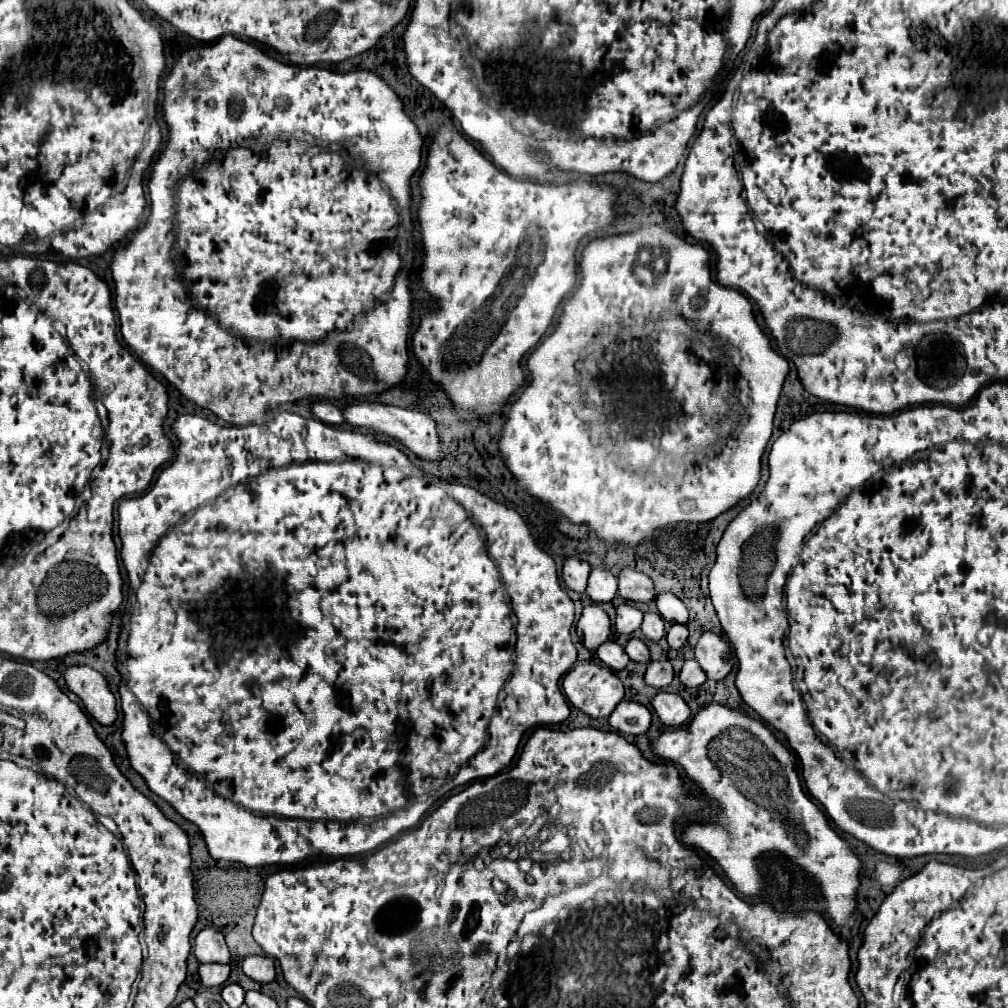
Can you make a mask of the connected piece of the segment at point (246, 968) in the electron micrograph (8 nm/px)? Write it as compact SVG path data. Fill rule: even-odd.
M249 955L241 963L243 973L257 983L271 983L275 979L275 963L265 955Z

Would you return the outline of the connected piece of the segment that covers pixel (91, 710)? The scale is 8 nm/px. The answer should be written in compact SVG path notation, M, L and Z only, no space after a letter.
M69 667L65 671L69 689L81 697L89 715L93 715L101 725L113 725L117 721L117 699L107 683L107 679L91 667Z

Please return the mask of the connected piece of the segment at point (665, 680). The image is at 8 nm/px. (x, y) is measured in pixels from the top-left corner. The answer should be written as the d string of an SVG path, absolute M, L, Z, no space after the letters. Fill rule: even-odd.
M651 661L645 671L645 683L655 689L665 689L673 681L673 667L667 661Z

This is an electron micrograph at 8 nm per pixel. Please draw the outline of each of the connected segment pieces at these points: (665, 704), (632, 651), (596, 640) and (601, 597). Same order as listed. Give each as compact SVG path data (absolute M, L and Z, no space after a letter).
M661 691L653 697L653 709L657 713L657 717L661 719L663 725L667 727L681 727L689 721L691 717L691 709L689 705L681 699L681 695L677 693L667 693Z
M631 639L631 641L627 643L625 651L627 651L629 659L635 661L635 663L649 663L649 661L651 661L651 653L649 653L647 645L645 645L641 639Z
M597 605L585 607L581 619L577 621L577 635L585 649L597 651L597 647L603 645L611 635L607 613Z
M591 569L587 595L595 603L607 603L617 593L617 579L607 569Z

